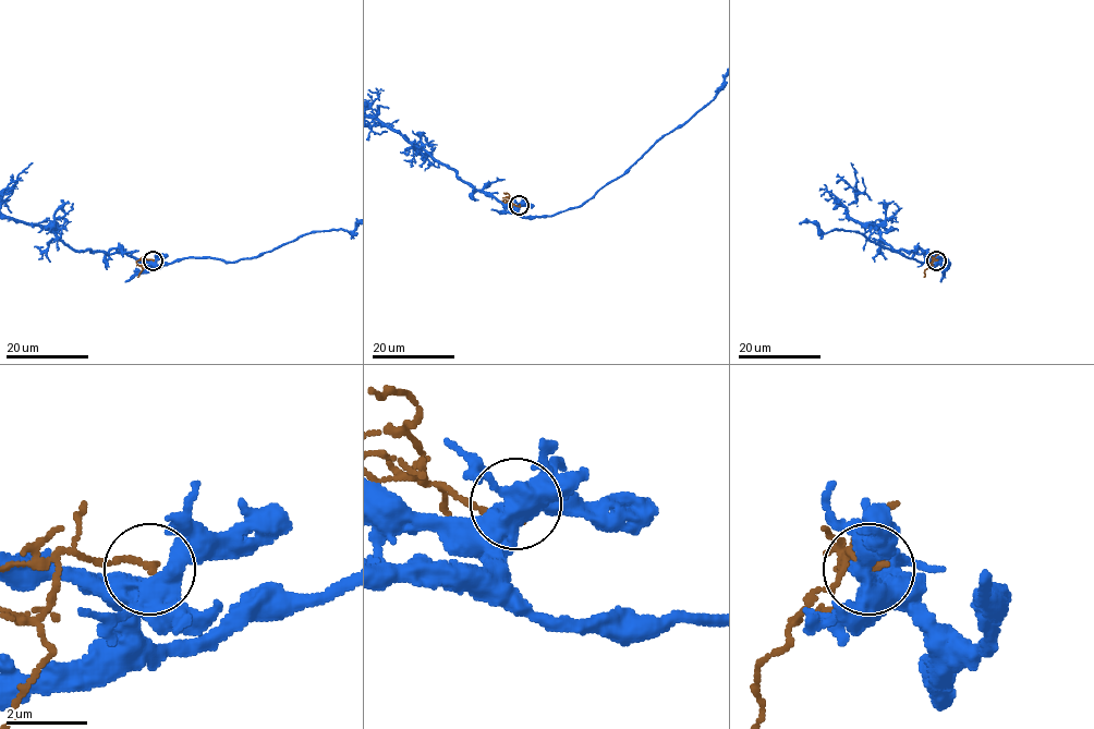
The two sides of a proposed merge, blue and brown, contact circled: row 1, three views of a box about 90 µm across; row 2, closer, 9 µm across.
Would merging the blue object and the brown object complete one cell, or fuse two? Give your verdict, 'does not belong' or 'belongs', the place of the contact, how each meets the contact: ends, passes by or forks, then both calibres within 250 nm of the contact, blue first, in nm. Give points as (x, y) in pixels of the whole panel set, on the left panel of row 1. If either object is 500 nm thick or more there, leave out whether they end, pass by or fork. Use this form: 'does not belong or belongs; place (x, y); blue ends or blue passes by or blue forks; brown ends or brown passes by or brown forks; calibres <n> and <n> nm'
does not belong; place (153, 260); blue forks; brown ends; calibres 440 and 150 nm

